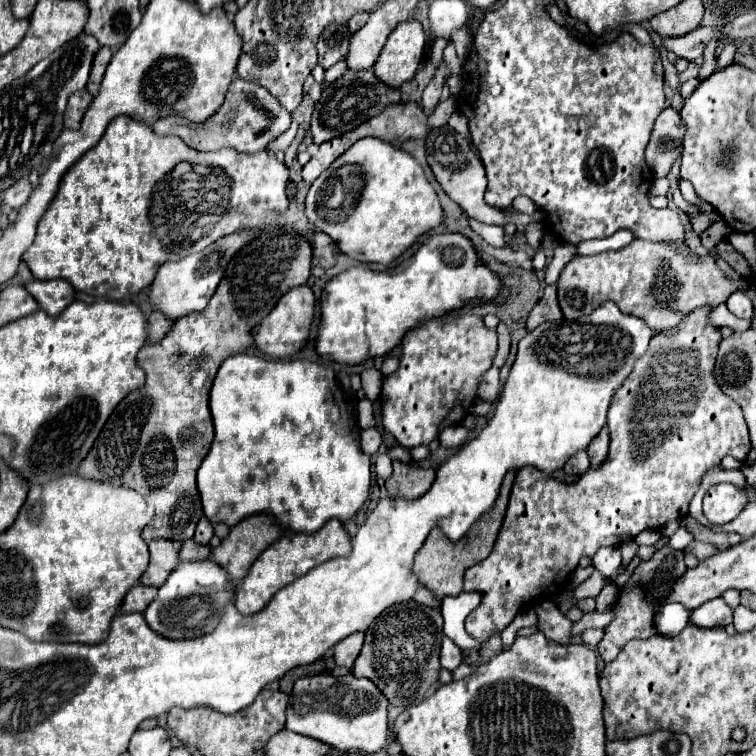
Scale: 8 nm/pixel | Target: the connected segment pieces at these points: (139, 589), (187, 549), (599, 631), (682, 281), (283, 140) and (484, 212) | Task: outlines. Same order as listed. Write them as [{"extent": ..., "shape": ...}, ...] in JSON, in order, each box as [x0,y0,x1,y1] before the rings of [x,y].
[{"extent":[120,584,158,612],"shape":[[[142,584],[132,586],[122,600],[120,612],[144,612],[146,606],[156,598],[156,592],[158,590],[152,586],[142,586]]]},{"extent":[180,540,210,560],"shape":[[[184,540],[180,550],[180,560],[208,560],[210,558],[210,546],[200,546],[194,540]]]},{"extent":[582,628,604,646],"shape":[[[590,628],[590,630],[584,630],[582,632],[582,640],[584,640],[584,644],[588,644],[588,646],[598,646],[598,642],[602,640],[602,636],[604,636],[604,628]]]},{"extent":[558,238,738,330],"shape":[[[636,238],[626,248],[616,252],[600,252],[594,256],[574,256],[564,266],[558,280],[558,302],[560,302],[562,314],[566,320],[576,320],[584,314],[590,314],[606,300],[612,300],[620,310],[624,310],[624,314],[642,318],[652,330],[664,330],[682,322],[696,308],[702,308],[702,306],[716,308],[718,304],[726,302],[734,290],[738,290],[738,284],[734,284],[730,278],[722,274],[722,270],[716,266],[712,256],[696,256],[696,260],[692,260],[692,254],[694,254],[692,250],[688,248],[678,250],[674,244],[668,244],[668,242],[646,242]]]},{"extent":[268,122,298,152],"shape":[[[292,122],[292,124],[290,124],[290,128],[288,128],[288,130],[286,130],[282,136],[278,136],[274,142],[270,142],[268,150],[272,150],[272,152],[278,152],[278,150],[286,150],[286,148],[290,146],[290,142],[294,140],[296,132],[298,132],[298,122]]]},{"extent":[426,126,530,226],"shape":[[[440,126],[440,128],[432,128],[428,138],[426,138],[426,154],[428,154],[428,164],[436,176],[436,180],[440,182],[440,186],[444,188],[444,192],[456,200],[456,204],[460,204],[460,208],[474,220],[480,220],[484,224],[496,224],[496,226],[506,226],[508,222],[512,224],[528,224],[530,216],[512,210],[510,214],[506,214],[500,208],[492,208],[484,202],[484,190],[486,190],[486,174],[484,174],[484,166],[482,160],[472,152],[470,142],[456,132],[450,126]]]}]

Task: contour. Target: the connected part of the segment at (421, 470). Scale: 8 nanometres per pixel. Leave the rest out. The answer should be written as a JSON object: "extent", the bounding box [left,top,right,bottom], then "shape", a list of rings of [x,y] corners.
{"extent":[386,460,434,498],"shape":[[[394,460],[392,464],[394,472],[386,480],[386,490],[392,498],[420,498],[434,482],[434,468],[430,466],[408,466],[400,460]]]}

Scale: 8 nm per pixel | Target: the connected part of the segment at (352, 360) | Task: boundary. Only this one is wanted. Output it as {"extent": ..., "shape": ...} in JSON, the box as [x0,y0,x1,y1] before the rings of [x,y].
{"extent":[316,234,500,366],"shape":[[[460,234],[430,236],[406,268],[392,272],[348,268],[324,286],[316,352],[324,360],[352,366],[366,358],[384,356],[396,348],[406,330],[414,328],[422,318],[442,316],[472,298],[490,300],[498,290],[500,278],[482,264],[468,238]]]}

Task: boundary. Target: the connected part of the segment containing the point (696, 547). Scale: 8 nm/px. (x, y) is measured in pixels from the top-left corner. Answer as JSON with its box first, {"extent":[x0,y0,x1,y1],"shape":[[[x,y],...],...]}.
{"extent":[684,542,718,560],"shape":[[[692,542],[684,552],[692,552],[698,560],[706,560],[706,558],[710,558],[712,554],[716,554],[718,550],[712,546],[712,544],[704,544],[704,542]]]}

